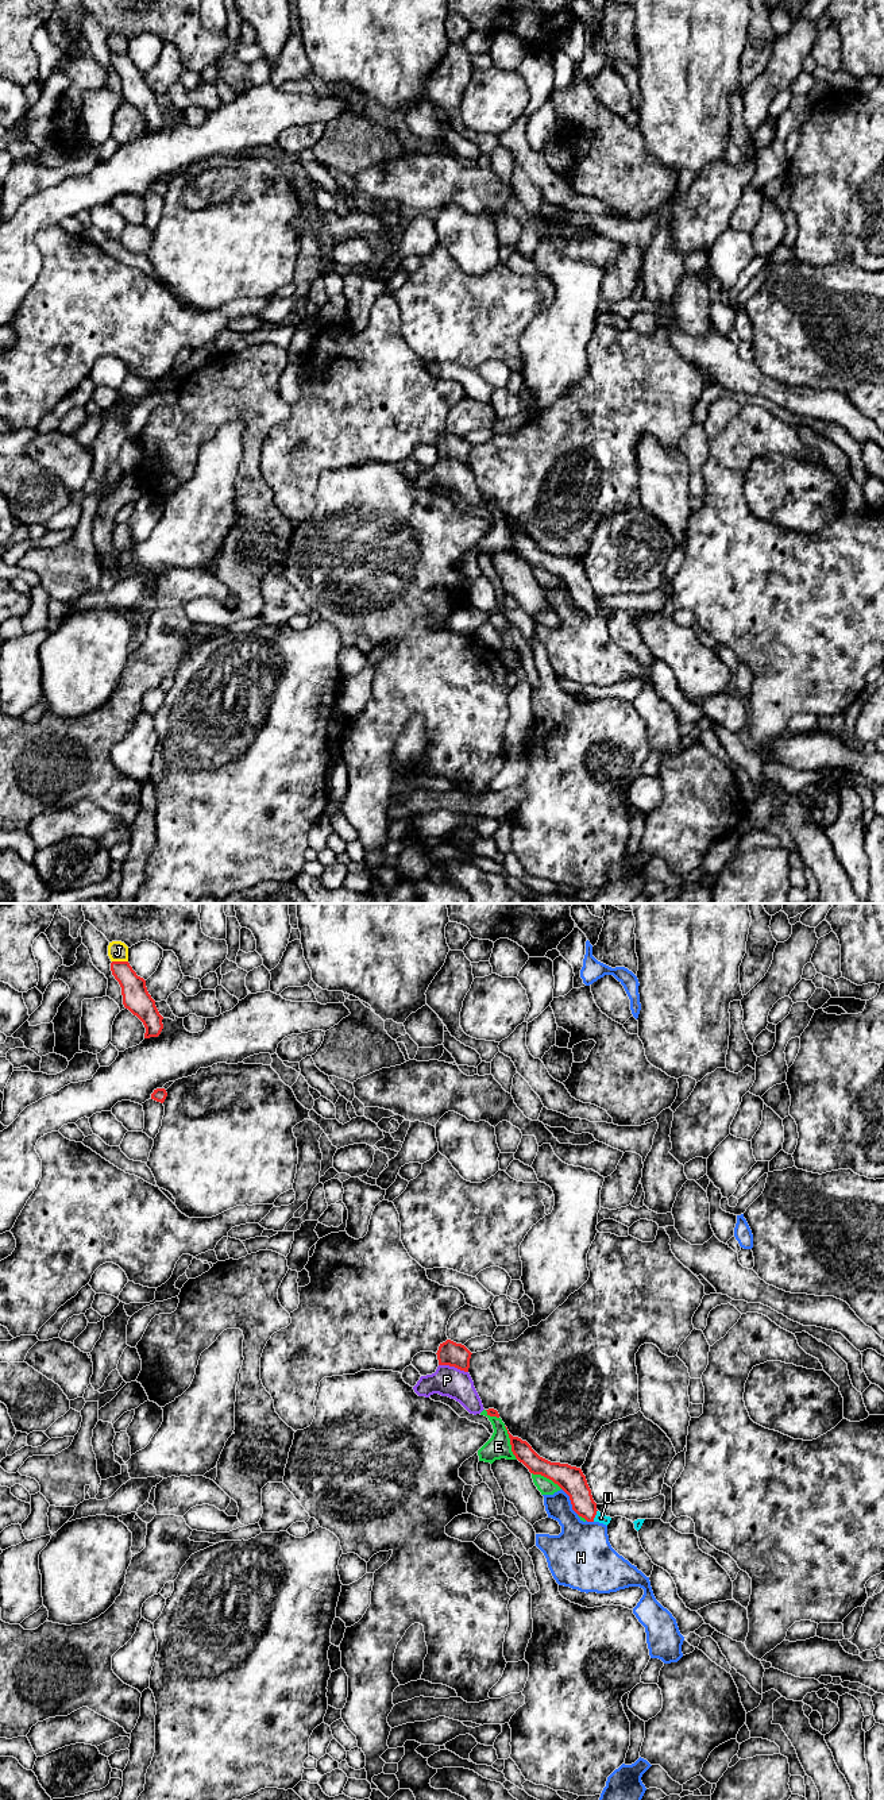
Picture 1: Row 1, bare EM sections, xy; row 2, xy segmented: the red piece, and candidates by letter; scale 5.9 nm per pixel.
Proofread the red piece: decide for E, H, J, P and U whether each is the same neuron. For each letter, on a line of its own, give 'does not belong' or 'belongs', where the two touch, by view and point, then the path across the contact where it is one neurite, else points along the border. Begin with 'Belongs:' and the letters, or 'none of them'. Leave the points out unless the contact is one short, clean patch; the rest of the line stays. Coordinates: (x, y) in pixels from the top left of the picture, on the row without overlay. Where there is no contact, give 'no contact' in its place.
Belongs: U
E: does not belong; meets red in xy at (510, 535)
H: does not belong; meets red in xy at (571, 594)
J: does not belong; meets red in xy at (120, 54)
P: does not belong; meets red in xy at (454, 458)
U: belongs; meets red in xy at (595, 606); runs through xy (571, 573), (581, 592), (595, 606), (601, 611)

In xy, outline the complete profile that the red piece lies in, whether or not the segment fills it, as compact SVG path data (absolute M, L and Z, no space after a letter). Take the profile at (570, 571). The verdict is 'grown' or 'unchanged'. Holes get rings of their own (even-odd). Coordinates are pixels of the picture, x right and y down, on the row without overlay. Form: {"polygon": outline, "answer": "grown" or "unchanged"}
{"polygon": "M507 523L512 544L530 566L541 567L557 577L568 589L572 602L587 614L609 617L611 610L597 602L591 582L580 560L568 556L551 555L540 550L532 539L518 529L513 529Z", "answer": "grown"}

